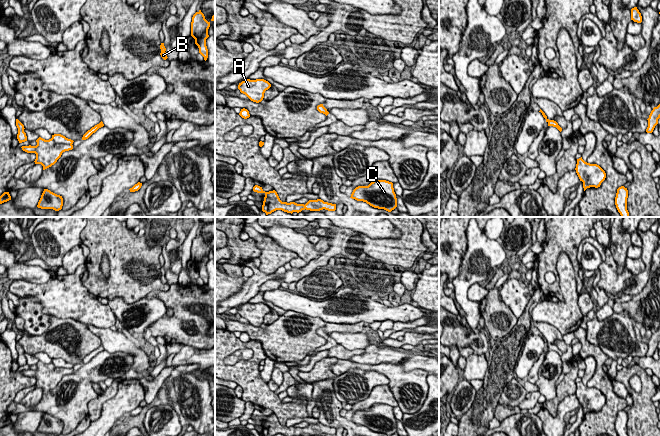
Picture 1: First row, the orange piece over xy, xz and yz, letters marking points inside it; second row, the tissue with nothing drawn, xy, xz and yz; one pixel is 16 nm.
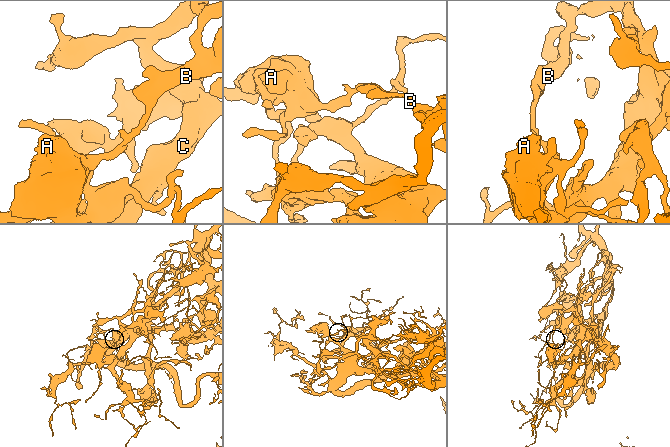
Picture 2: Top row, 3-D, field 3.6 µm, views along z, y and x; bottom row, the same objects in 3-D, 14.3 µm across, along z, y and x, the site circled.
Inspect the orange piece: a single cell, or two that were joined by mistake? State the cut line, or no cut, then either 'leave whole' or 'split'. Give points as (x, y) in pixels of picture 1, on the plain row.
cut in xy along (207, 253), (195, 263); split

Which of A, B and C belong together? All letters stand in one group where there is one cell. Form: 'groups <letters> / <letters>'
groups A C / B

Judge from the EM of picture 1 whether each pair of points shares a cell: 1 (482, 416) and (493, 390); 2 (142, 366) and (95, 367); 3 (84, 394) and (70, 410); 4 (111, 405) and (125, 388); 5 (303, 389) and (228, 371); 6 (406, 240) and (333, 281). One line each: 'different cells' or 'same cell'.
1: same cell
2: different cells
3: same cell
4: same cell
5: different cells
6: different cells

